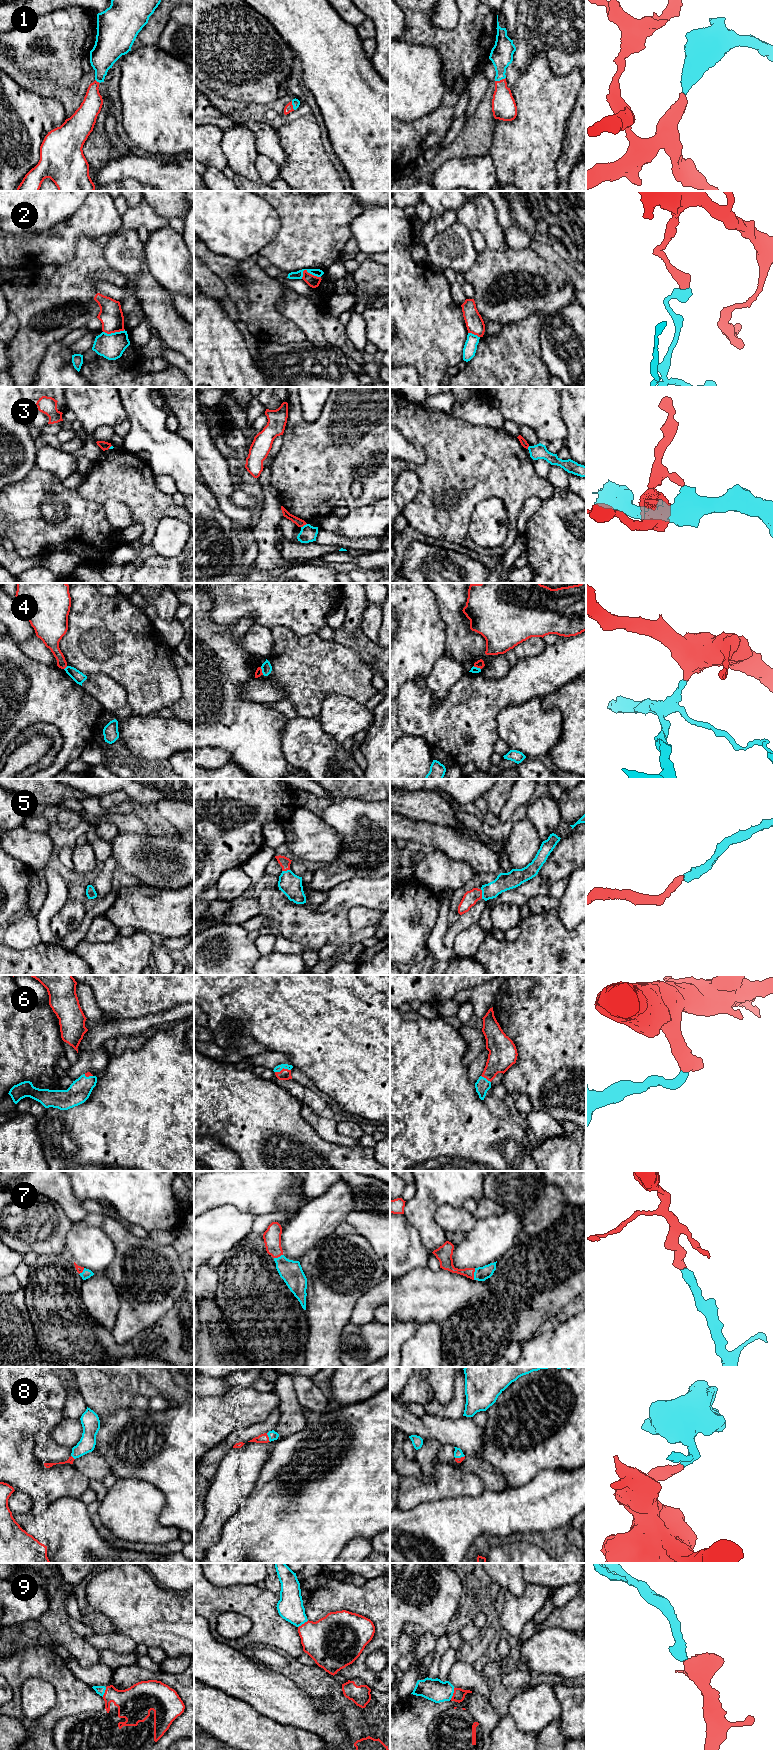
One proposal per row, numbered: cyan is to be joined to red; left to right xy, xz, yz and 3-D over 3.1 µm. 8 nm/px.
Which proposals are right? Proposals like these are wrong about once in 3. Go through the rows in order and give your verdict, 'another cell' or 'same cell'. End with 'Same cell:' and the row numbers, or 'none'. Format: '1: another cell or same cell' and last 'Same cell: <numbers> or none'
1: same cell
2: another cell
3: another cell
4: another cell
5: same cell
6: same cell
7: same cell
8: same cell
9: same cell
Same cell: 1, 5, 6, 7, 8, 9

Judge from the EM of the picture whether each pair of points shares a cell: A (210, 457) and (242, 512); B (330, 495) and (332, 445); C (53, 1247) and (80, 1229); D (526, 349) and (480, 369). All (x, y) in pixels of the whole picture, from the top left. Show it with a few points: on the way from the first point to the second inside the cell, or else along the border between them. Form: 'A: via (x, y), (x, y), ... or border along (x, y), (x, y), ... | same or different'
A: via (215, 472), (222, 487), (223, 498), (227, 503) | same
B: via (330, 483), (330, 457) | same
C: border along (74, 1223), (65, 1239), (65, 1251) | different
D: via (515, 357), (503, 369), (491, 369) | same

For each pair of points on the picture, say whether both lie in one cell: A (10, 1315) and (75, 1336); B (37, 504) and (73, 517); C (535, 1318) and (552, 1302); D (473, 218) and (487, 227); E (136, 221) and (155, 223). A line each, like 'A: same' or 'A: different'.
A: different
B: same
C: same
D: same
E: same

